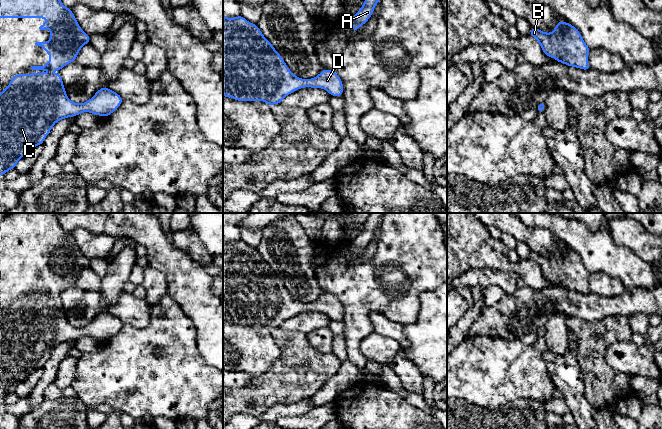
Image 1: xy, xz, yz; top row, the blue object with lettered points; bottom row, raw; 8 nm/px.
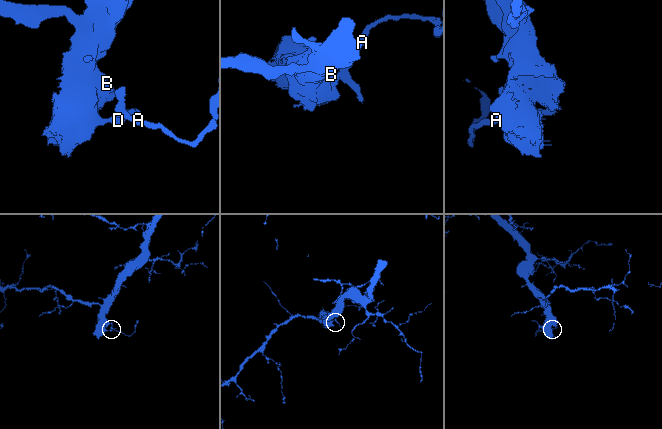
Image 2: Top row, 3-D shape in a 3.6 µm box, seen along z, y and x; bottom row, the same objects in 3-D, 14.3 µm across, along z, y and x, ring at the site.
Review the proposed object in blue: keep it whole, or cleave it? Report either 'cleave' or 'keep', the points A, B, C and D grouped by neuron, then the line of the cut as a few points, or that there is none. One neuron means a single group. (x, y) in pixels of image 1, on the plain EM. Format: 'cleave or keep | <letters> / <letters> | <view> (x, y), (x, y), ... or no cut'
keep | A B C D | no cut

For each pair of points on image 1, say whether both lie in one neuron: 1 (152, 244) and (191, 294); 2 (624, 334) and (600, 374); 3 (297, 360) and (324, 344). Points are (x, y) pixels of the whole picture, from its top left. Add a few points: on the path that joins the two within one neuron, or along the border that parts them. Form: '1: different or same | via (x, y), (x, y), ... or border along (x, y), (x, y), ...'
1: same | via (164, 256), (186, 278), (187, 282)
2: same | via (611, 336), (599, 348), (599, 361)
3: different | border along (306, 334), (306, 339), (320, 352), (331, 353)

